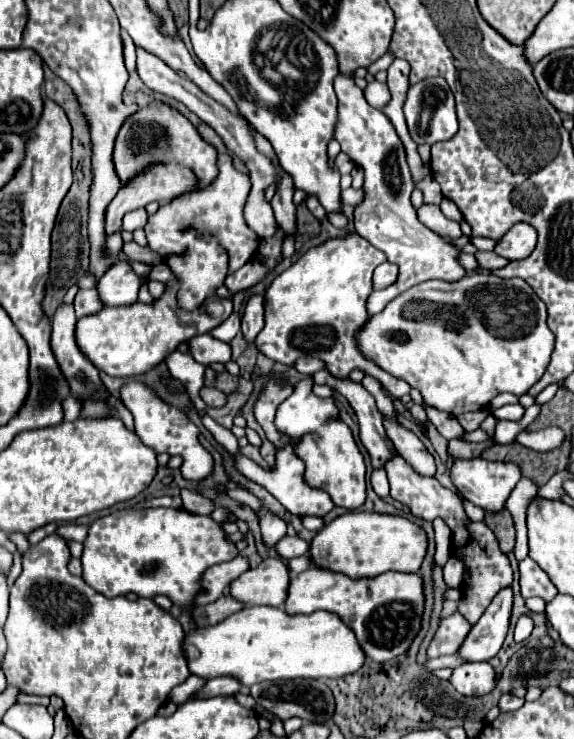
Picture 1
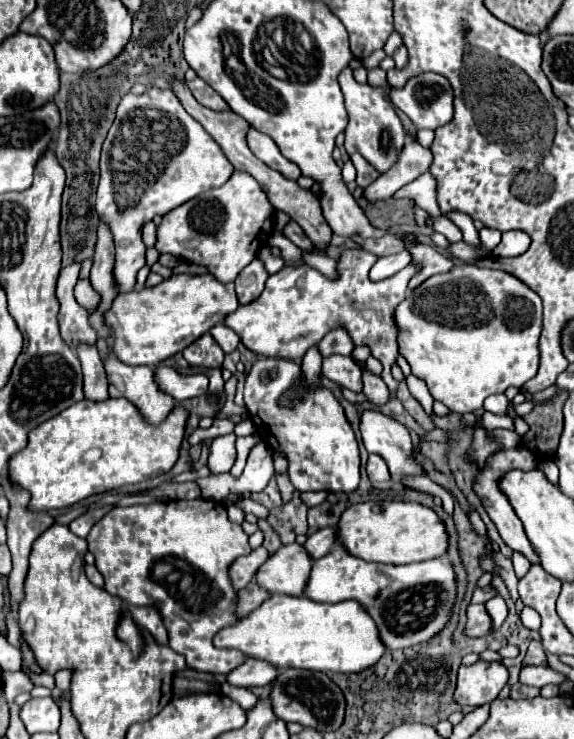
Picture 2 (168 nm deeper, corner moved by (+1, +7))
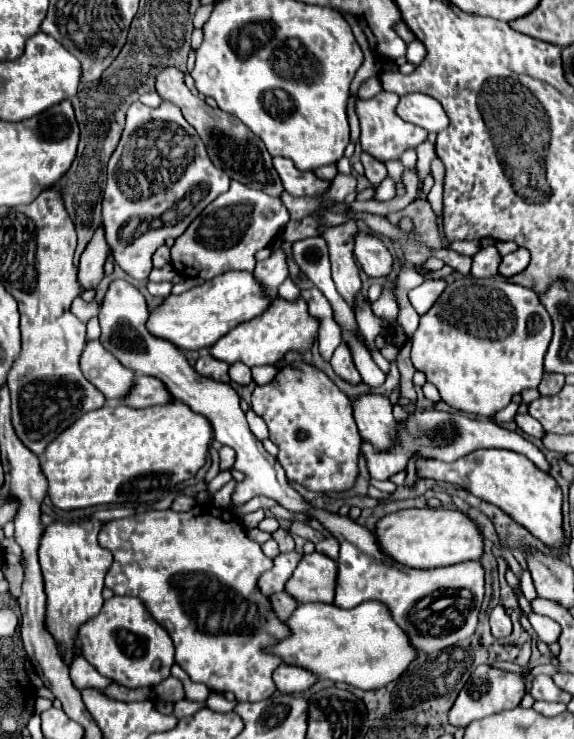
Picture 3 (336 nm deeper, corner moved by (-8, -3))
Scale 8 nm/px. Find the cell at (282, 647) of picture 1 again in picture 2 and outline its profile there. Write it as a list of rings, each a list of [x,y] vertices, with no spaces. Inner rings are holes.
[[[269,596],[255,612],[239,618],[229,628],[215,634],[217,648],[235,648],[247,658],[265,660],[277,670],[303,668],[319,672],[361,672],[373,666],[385,652],[375,622],[359,608],[359,602],[347,600],[337,604],[319,604],[305,596]]]

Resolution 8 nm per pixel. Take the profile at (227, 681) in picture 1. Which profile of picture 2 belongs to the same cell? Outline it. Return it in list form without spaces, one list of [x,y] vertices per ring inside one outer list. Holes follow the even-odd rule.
[[[247,658],[239,668],[233,668],[227,674],[227,682],[239,688],[251,688],[251,686],[265,686],[277,678],[277,670],[261,660]]]

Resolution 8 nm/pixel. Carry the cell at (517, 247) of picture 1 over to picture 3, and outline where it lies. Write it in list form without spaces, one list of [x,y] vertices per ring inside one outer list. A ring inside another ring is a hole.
[[[518,248],[516,252],[502,258],[498,274],[502,278],[512,278],[516,274],[522,274],[528,268],[528,264],[530,264],[530,252],[526,248]]]

